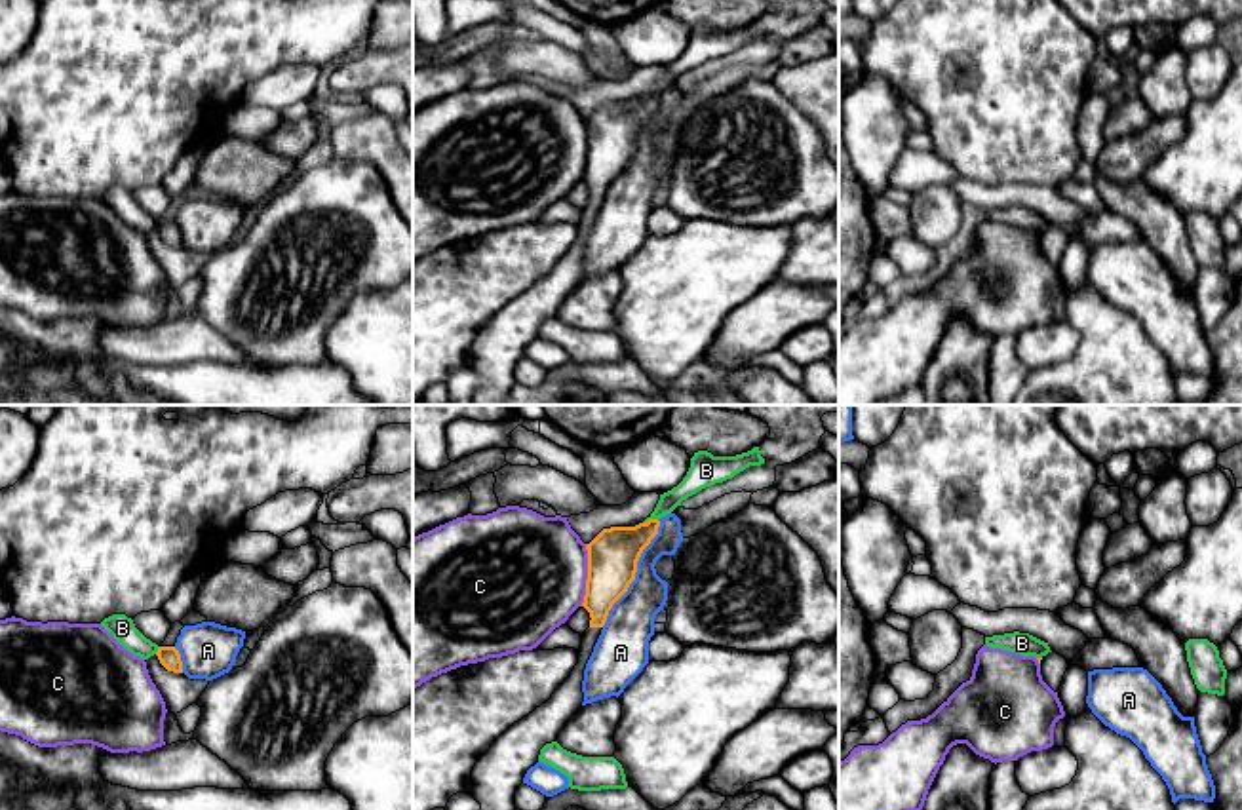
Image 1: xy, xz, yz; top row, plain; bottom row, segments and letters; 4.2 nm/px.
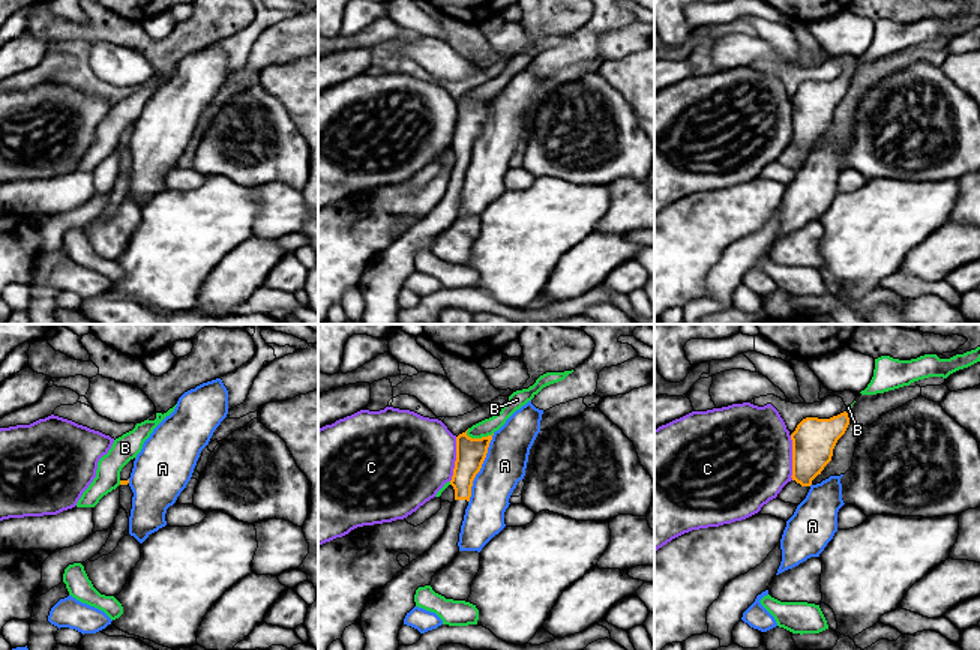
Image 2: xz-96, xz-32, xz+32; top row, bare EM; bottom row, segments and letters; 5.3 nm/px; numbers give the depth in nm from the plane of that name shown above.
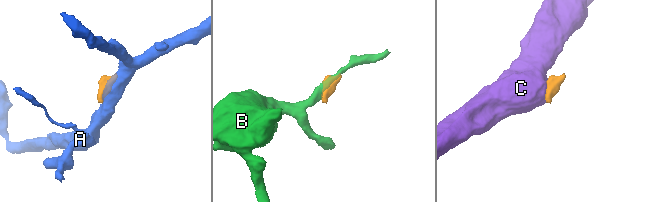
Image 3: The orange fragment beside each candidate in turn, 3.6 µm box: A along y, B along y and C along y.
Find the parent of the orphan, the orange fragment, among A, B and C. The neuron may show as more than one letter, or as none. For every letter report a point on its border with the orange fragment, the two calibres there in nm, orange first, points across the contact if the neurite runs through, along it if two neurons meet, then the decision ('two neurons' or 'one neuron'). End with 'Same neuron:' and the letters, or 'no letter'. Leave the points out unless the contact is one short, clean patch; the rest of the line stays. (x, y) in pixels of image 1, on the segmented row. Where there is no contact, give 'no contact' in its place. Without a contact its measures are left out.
A: contact xz (636, 571); calibres 220 and 200 nm; two neurons
B: contact xz (649, 520); calibres 220 and 90 nm; border xz (657, 518), (643, 523); two neurons
C: contact xz (588, 575); calibres 220 and 480 nm; border xz (586, 544), (586, 594), (581, 605); two neurons
Same neuron: no letter

